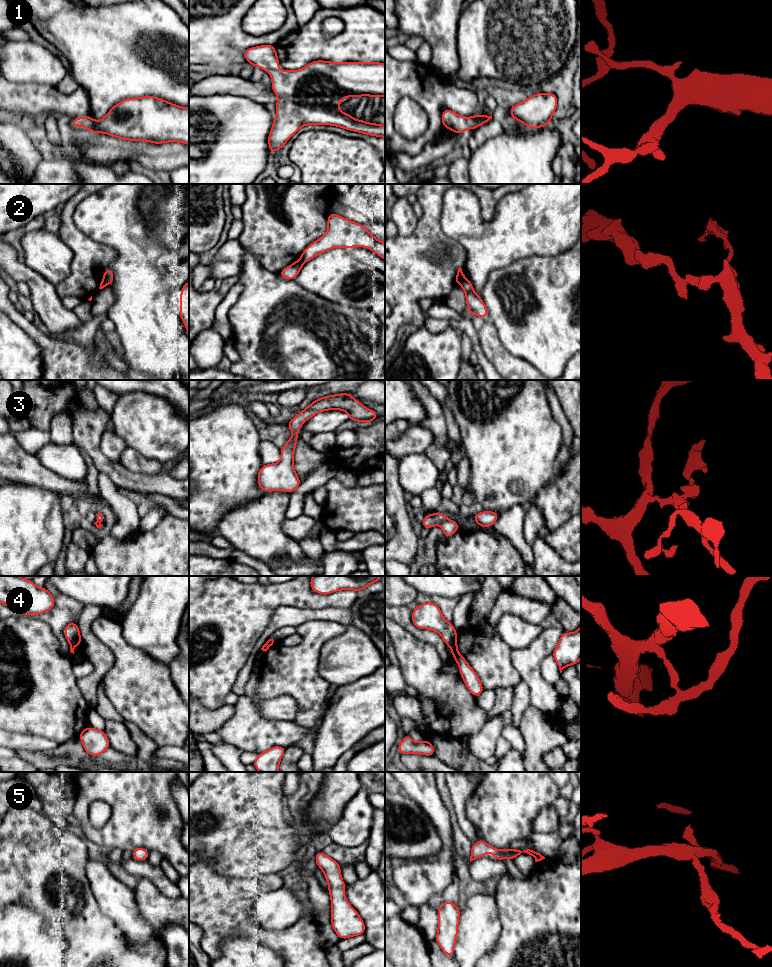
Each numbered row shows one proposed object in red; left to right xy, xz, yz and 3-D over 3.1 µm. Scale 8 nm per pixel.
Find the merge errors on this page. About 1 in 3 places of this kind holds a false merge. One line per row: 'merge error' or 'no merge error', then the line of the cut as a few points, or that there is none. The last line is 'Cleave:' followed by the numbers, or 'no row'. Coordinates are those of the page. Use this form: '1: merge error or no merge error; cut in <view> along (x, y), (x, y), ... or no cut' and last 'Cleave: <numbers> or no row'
1: no merge error; no cut
2: merge error; cut in yz along (464, 277), (459, 283)
3: merge error; cut in yz along (445, 517), (439, 524)
4: merge error; cut in yz along (456, 641), (449, 645)
5: no merge error; no cut
Cleave: 2, 3, 4

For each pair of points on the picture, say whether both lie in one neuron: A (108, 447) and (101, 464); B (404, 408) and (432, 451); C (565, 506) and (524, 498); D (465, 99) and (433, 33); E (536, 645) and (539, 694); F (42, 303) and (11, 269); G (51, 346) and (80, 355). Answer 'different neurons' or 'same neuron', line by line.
A: different neurons
B: different neurons
C: different neurons
D: different neurons
E: same neuron
F: same neuron
G: same neuron

